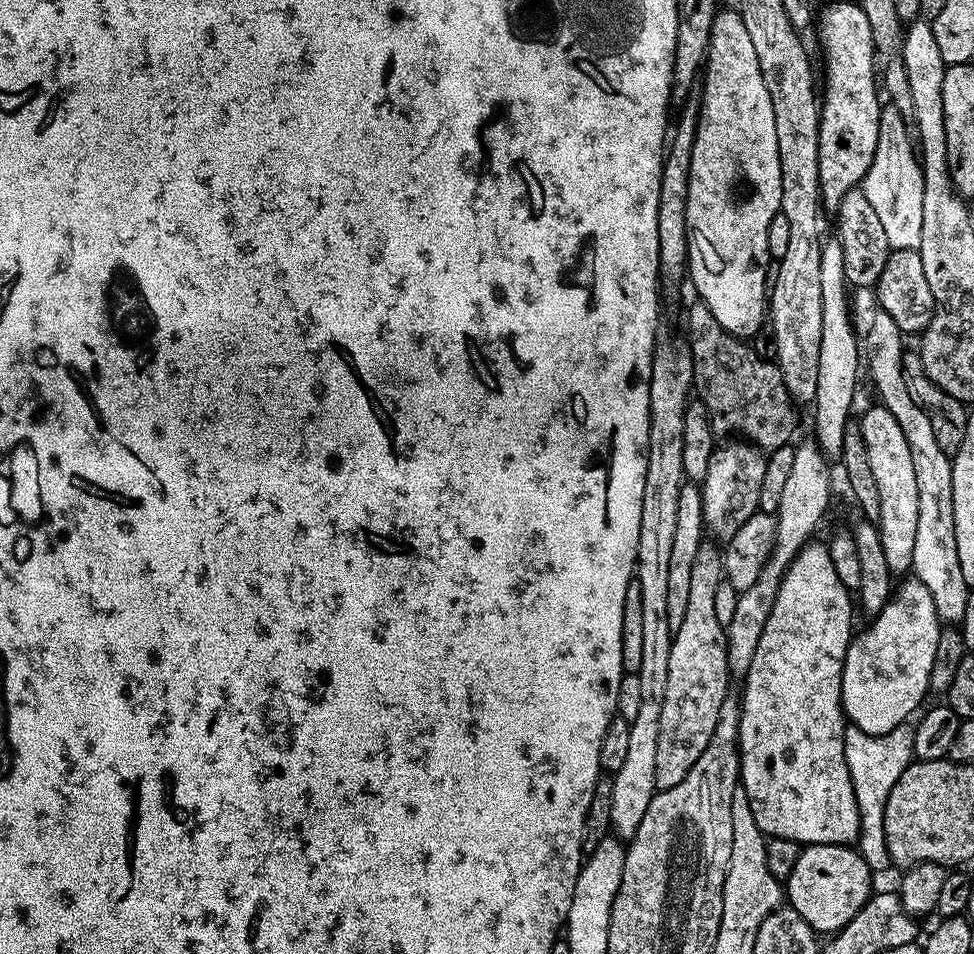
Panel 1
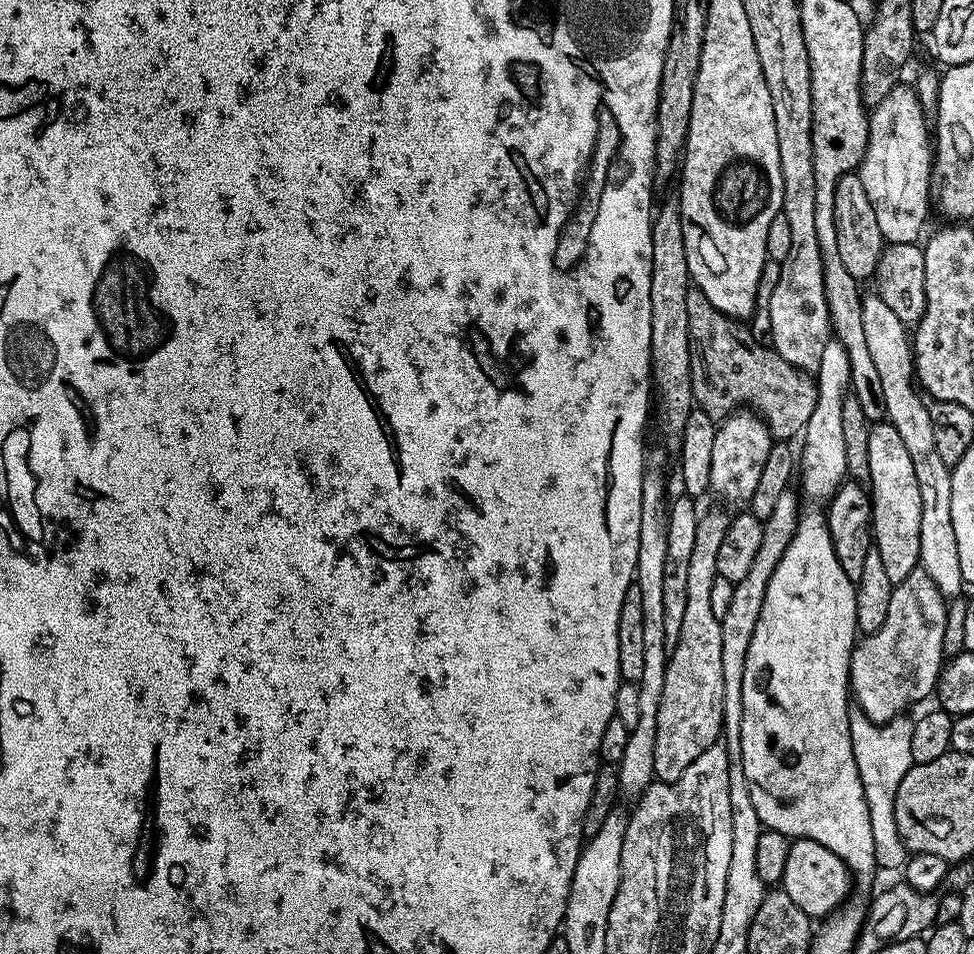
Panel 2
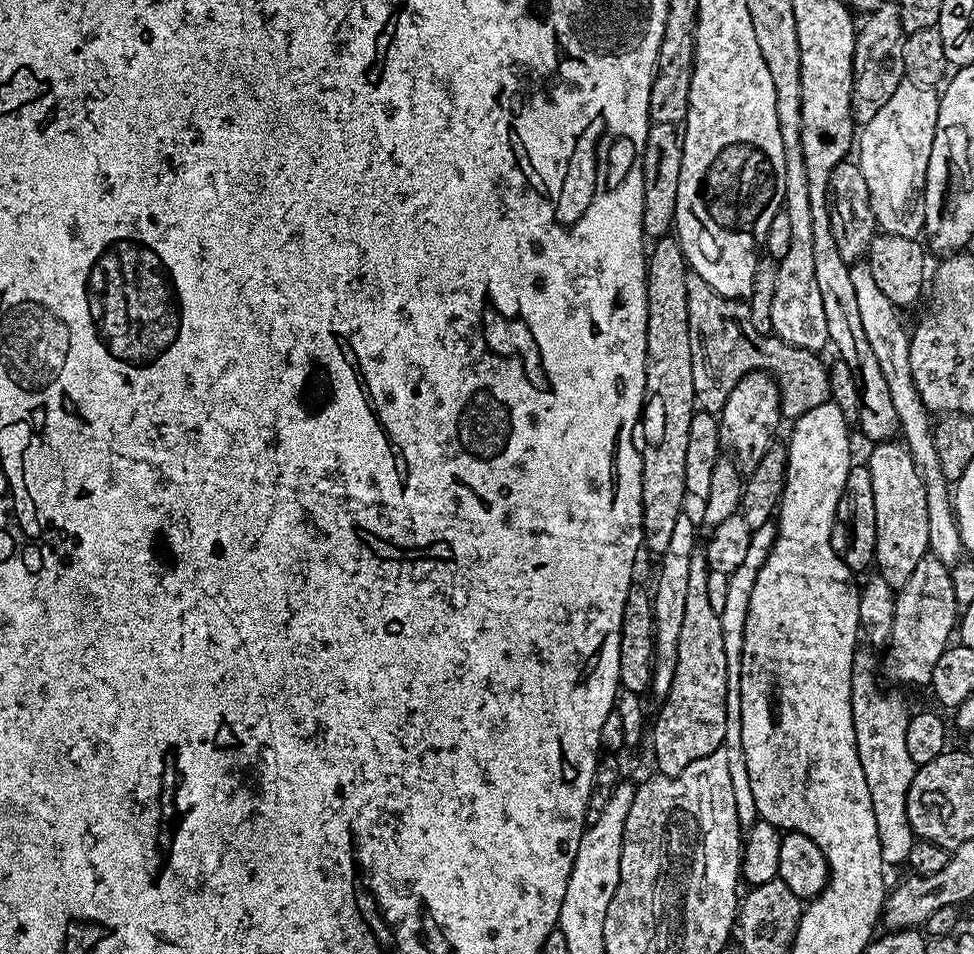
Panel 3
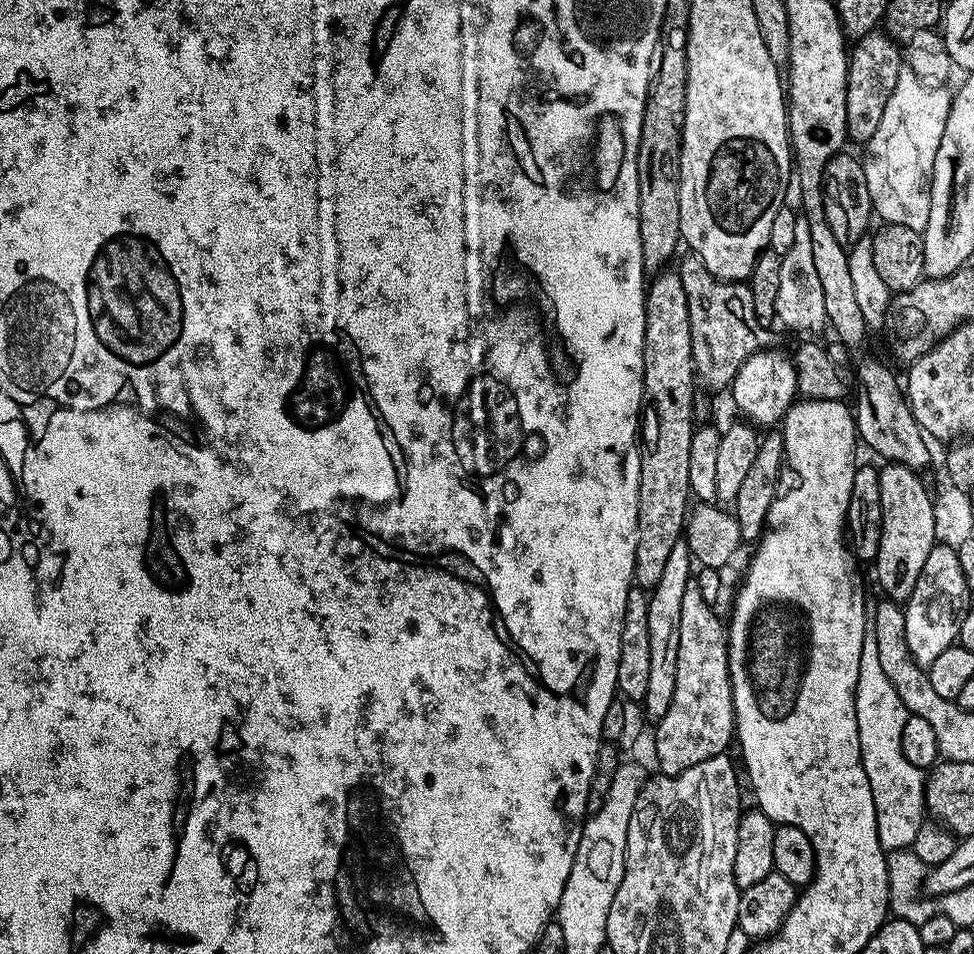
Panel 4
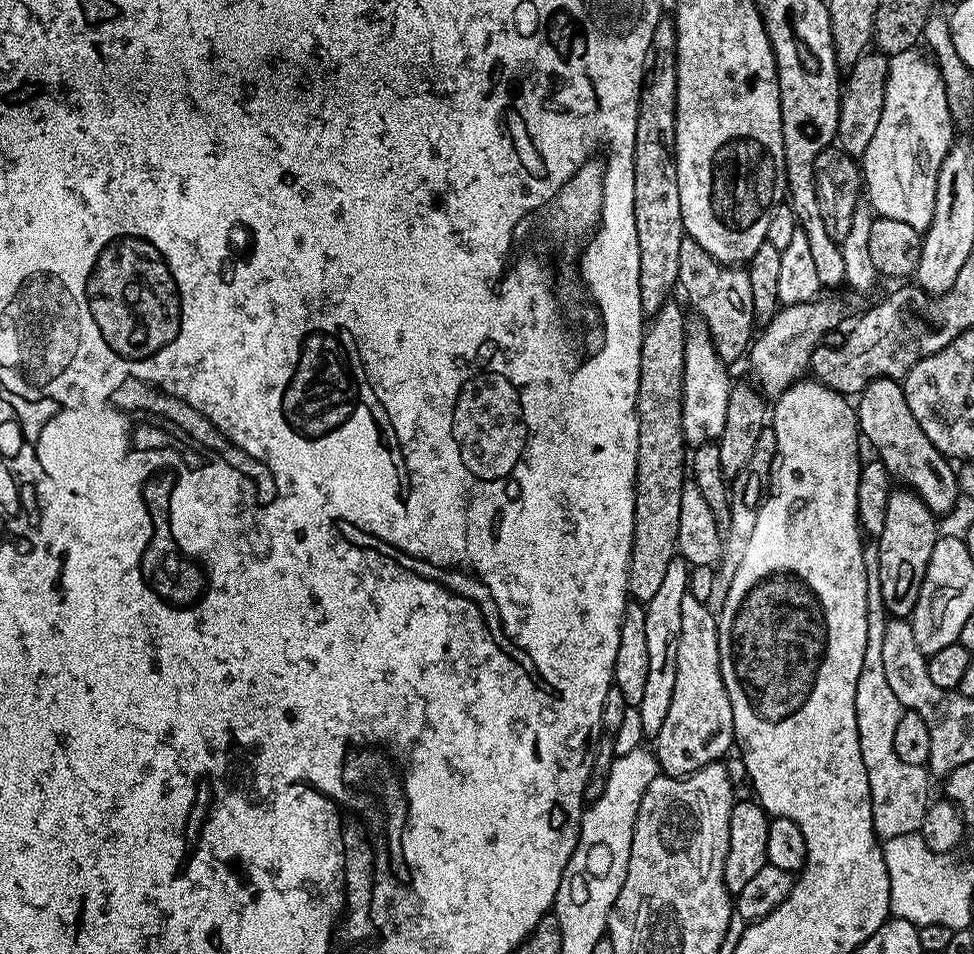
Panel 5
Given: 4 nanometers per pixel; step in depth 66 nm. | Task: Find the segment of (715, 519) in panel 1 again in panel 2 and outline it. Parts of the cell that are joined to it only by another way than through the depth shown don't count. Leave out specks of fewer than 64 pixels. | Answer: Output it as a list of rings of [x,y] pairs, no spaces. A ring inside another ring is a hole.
[[[737,410],[726,417],[717,427],[714,438],[714,451],[710,461],[711,491],[717,492],[725,500],[725,505],[751,505],[754,489],[758,486],[758,478],[762,478],[762,469],[766,466],[766,458],[770,458],[773,443],[774,437],[769,432],[768,425],[755,411]]]

